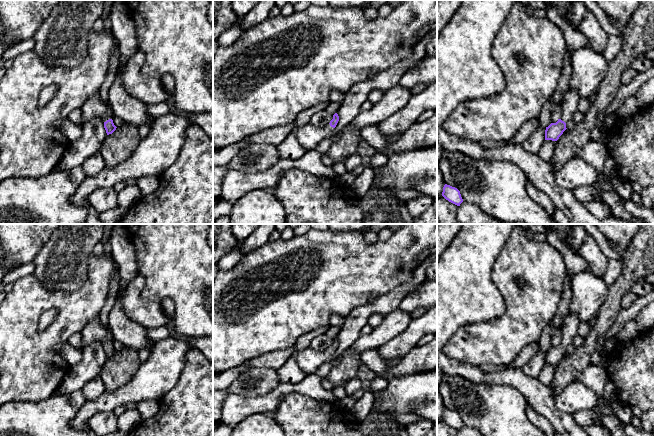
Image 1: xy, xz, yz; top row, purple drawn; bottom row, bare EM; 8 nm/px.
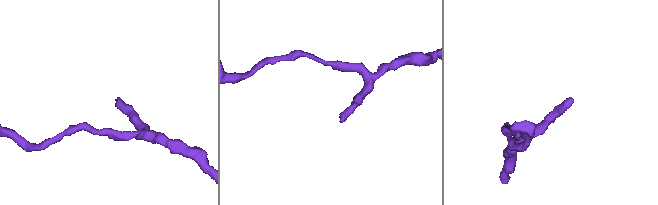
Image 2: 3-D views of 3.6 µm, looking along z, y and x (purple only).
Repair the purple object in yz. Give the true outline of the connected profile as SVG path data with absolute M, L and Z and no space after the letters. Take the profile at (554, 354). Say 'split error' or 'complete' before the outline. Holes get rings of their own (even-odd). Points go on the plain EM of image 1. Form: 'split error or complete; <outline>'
split error; M569 312L559 332L558 345L546 351L545 364L557 365L559 363L567 353L566 348L573 344L574 338L578 335L577 330L580 323L578 315L575 312Z

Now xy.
split error; M99 316L91 321L82 331L82 347L81 350L87 345L95 341L101 341L104 344L104 352L107 359L112 358L116 354L113 347L112 339L110 337L109 329L101 324Z

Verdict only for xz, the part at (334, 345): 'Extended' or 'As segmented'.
Extended

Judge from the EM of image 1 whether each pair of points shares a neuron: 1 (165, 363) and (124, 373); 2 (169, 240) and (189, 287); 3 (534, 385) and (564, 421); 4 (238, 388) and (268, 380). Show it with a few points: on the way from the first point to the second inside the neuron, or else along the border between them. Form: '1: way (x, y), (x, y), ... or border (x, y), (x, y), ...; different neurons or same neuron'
1: border (141, 362), (134, 375), (120, 387); different neurons
2: way (173, 252), (175, 258), (189, 272), (189, 275); same neuron
3: way (538, 395), (554, 415); same neuron
4: way (245, 384), (261, 380); same neuron

